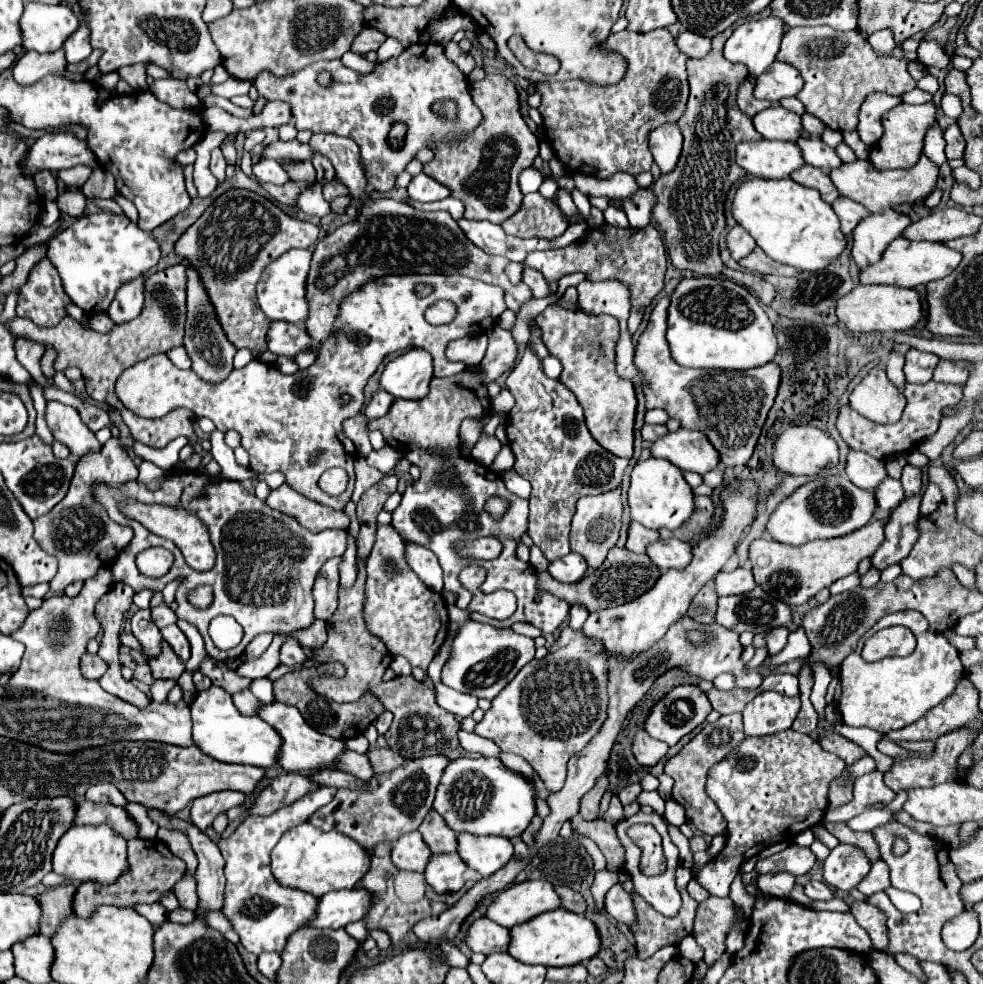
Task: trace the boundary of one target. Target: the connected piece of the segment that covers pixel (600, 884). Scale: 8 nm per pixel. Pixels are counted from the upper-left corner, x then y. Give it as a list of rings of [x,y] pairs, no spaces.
[[[602,870],[596,874],[594,884],[592,884],[592,896],[594,896],[595,910],[597,913],[601,912],[604,908],[604,896],[606,892],[618,882],[618,874],[610,872],[610,870]]]

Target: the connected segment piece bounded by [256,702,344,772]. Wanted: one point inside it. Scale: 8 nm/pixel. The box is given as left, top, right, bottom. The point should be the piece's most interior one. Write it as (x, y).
(303, 749)

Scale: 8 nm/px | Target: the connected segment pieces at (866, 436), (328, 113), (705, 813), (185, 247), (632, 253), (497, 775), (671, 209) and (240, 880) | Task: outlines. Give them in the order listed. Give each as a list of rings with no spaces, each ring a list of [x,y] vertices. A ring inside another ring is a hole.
[[[930,380],[922,386],[904,384],[904,396],[908,400],[906,410],[904,410],[902,418],[894,424],[870,422],[864,416],[860,416],[856,410],[852,410],[850,406],[842,406],[840,412],[838,412],[838,418],[836,418],[836,428],[842,436],[842,440],[852,450],[862,450],[862,452],[866,452],[866,454],[870,454],[878,460],[888,460],[888,458],[894,458],[898,454],[906,454],[938,430],[940,418],[942,418],[942,408],[946,408],[950,404],[958,404],[964,396],[964,386],[940,384],[940,382],[934,382],[934,380]]]
[[[414,44],[400,56],[378,62],[370,74],[354,72],[340,60],[322,60],[302,68],[302,72],[294,72],[292,76],[260,72],[254,78],[254,86],[266,100],[282,100],[290,104],[292,120],[298,130],[310,130],[312,134],[330,132],[352,138],[360,146],[366,180],[376,190],[390,190],[396,174],[402,172],[414,154],[430,140],[454,138],[462,130],[470,132],[482,120],[482,114],[468,92],[468,78],[444,56],[440,44]],[[320,70],[334,74],[332,88],[324,90],[318,86],[316,72]],[[438,100],[454,100],[458,104],[458,120],[442,120],[432,112],[432,104]],[[394,122],[404,122],[408,126],[406,144],[398,150],[388,144],[388,132]]]
[[[728,714],[720,716],[714,724],[706,724],[676,756],[672,756],[664,764],[664,774],[668,774],[674,780],[672,788],[672,798],[684,806],[686,810],[686,820],[700,830],[702,834],[708,836],[718,836],[726,832],[726,818],[720,814],[716,804],[706,796],[704,784],[706,784],[706,772],[710,766],[720,762],[728,752],[732,752],[744,738],[742,730],[742,716],[740,714]]]
[[[230,188],[224,194],[220,194],[210,204],[210,208],[206,208],[206,212],[196,220],[196,224],[192,224],[178,238],[178,244],[174,244],[174,252],[182,256],[184,260],[190,260],[190,266],[198,272],[202,286],[206,288],[206,294],[210,296],[210,304],[214,304],[218,322],[222,324],[222,330],[226,332],[226,338],[236,348],[248,348],[254,356],[260,356],[266,350],[266,330],[268,330],[270,320],[262,314],[262,310],[256,304],[258,278],[268,262],[282,256],[290,248],[308,248],[316,244],[318,234],[320,234],[318,226],[290,218],[288,214],[280,212],[278,206],[270,204],[268,198],[262,198],[260,194],[244,190],[244,188]]]
[[[602,224],[598,228],[590,228],[580,240],[568,244],[566,248],[530,252],[524,264],[540,270],[550,284],[570,272],[584,272],[586,280],[622,280],[622,284],[630,288],[630,306],[634,310],[650,306],[652,298],[662,290],[666,252],[662,236],[652,224],[648,224],[646,228],[616,228],[610,224]]]
[[[456,758],[442,774],[434,810],[444,816],[454,832],[470,834],[496,834],[504,838],[520,836],[536,814],[532,784],[508,770],[498,758]],[[462,780],[462,786],[460,786]]]
[[[730,30],[712,38],[712,50],[700,60],[688,60],[688,82],[690,98],[678,128],[684,136],[682,156],[678,168],[670,174],[662,174],[650,188],[658,196],[652,210],[652,218],[664,232],[666,248],[674,268],[692,270],[698,276],[730,278],[754,292],[762,304],[768,304],[774,296],[774,286],[762,280],[758,274],[738,274],[726,268],[718,254],[718,238],[724,232],[724,200],[730,186],[744,178],[746,172],[734,162],[736,144],[744,140],[760,140],[762,136],[754,130],[752,120],[736,106],[736,88],[748,76],[744,64],[732,64],[724,58],[724,42]]]
[[[322,787],[302,798],[294,804],[280,808],[278,812],[270,816],[252,816],[246,818],[232,834],[230,838],[220,840],[220,850],[226,860],[226,892],[224,892],[224,906],[222,914],[232,924],[234,932],[240,936],[242,946],[252,952],[282,952],[288,936],[302,928],[316,908],[316,898],[312,898],[306,892],[284,888],[276,882],[276,878],[270,872],[270,852],[278,844],[280,836],[290,830],[292,826],[298,826],[308,820],[308,816],[328,804],[334,798],[337,789],[334,787]]]

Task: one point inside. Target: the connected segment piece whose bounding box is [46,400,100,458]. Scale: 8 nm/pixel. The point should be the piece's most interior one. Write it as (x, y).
(63, 421)

